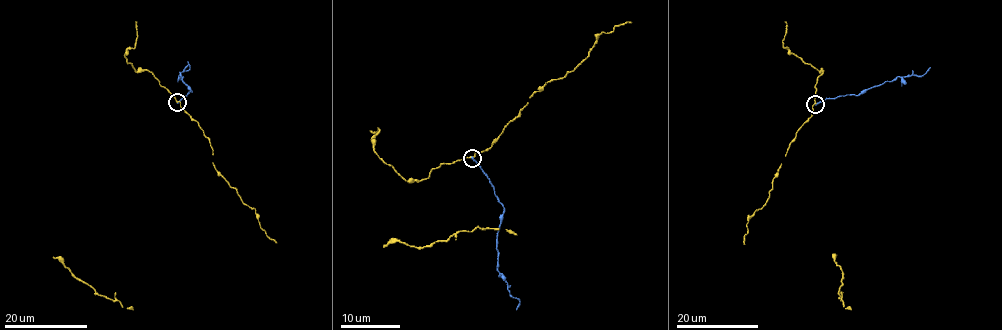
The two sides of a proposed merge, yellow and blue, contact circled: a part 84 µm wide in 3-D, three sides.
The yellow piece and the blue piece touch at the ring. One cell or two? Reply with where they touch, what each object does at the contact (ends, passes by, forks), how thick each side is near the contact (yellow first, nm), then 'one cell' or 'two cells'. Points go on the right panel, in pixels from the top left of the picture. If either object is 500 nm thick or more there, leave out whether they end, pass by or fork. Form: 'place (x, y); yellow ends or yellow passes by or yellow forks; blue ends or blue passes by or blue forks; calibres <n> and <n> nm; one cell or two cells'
place (815, 104); yellow passes by; blue ends; calibres 170 and 220 nm; two cells

